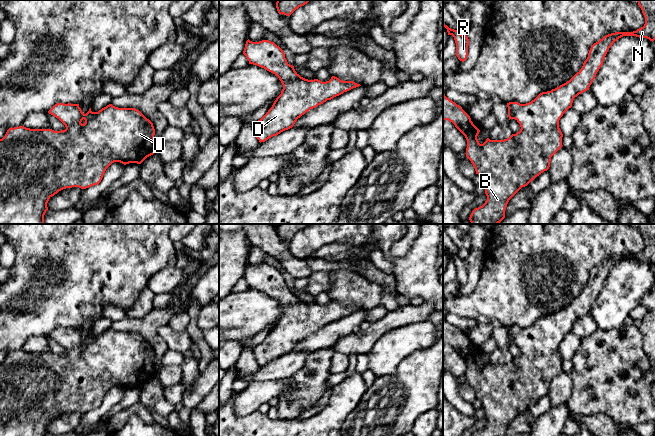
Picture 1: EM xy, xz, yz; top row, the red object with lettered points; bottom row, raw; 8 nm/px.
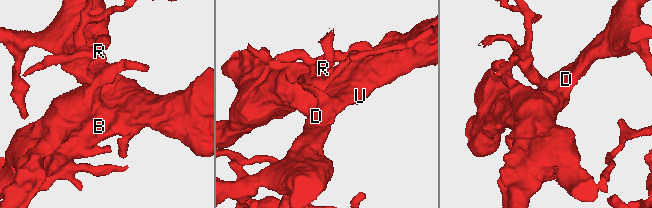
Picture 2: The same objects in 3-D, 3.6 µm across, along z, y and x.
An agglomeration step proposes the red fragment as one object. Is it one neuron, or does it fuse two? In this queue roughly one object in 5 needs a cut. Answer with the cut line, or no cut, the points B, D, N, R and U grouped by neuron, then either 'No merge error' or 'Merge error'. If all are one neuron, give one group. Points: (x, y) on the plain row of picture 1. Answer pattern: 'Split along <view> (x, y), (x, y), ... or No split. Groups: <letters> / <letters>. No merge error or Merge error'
No split. Groups: B D N R U. No merge error

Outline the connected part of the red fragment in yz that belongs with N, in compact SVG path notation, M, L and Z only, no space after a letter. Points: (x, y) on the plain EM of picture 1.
M638 224L638 229L645 241L643 251L633 256L615 256L604 260L594 267L582 292L566 307L551 315L540 317L526 328L507 327L508 341L520 348L520 355L504 364L490 364L480 368L477 360L480 354L473 348L470 340L461 330L443 318L443 344L452 346L467 364L466 381L473 388L476 398L481 401L487 424L472 436L505 436L509 424L522 412L550 391L551 381L563 370L563 358L559 344L572 331L575 321L589 314L597 296L603 289L604 282L615 265L623 260L636 260L655 264L655 224Z

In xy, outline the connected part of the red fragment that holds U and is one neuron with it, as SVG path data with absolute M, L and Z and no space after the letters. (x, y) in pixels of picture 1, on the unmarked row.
M57 327L48 337L58 342L66 353L54 355L19 350L9 352L0 363L0 436L46 436L49 423L59 415L98 409L112 387L141 388L157 376L153 347L135 332L118 332L109 328L98 336L92 336L90 332L84 338L79 328Z

